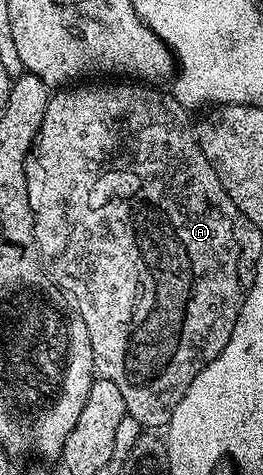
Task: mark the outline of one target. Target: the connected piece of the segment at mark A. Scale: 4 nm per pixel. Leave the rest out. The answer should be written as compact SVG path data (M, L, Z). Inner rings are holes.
M107 82L104 84L107 84L104 88L67 86L52 95L51 101L47 104L47 109L45 110L45 118L41 122L37 139L33 145L33 159L27 164L27 197L31 203L31 212L35 216L33 234L35 235L35 244L39 248L39 259L43 261L43 266L50 283L54 285L64 297L69 298L74 311L79 313L79 317L82 318L85 322L85 326L89 330L89 346L93 346L95 372L98 373L99 376L109 378L109 382L117 382L117 390L121 390L121 398L125 398L128 416L137 418L137 422L144 429L159 430L166 426L173 418L173 410L177 410L177 402L181 402L181 398L185 398L185 390L189 390L189 382L193 382L193 378L197 378L197 374L201 374L201 370L205 370L205 366L209 362L213 362L213 358L217 358L217 354L221 354L221 350L225 350L225 342L229 342L229 334L233 334L233 326L237 322L237 314L241 310L245 295L245 288L238 280L238 252L237 244L233 238L233 222L235 221L237 213L233 198L229 198L229 194L225 194L225 186L221 186L221 178L217 178L213 166L209 166L205 154L199 149L197 132L193 127L193 120L191 124L190 118L187 117L190 116L188 109L184 108L181 102L177 102L174 96L170 94L164 94L164 96L162 96L162 94L159 93L160 89L158 87L148 86L142 82Z

